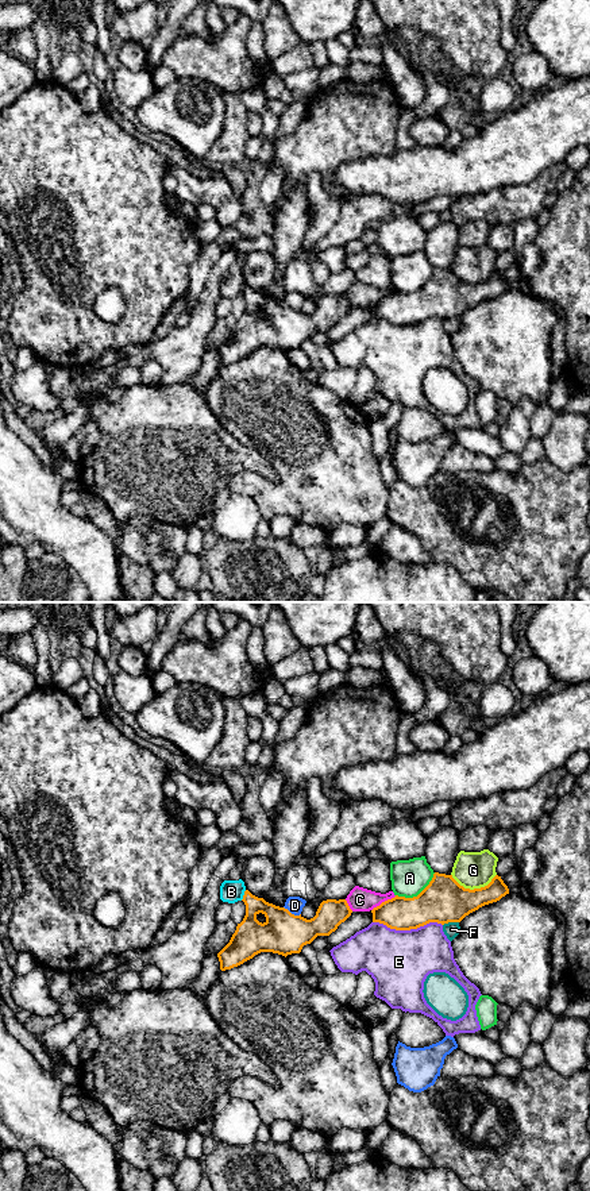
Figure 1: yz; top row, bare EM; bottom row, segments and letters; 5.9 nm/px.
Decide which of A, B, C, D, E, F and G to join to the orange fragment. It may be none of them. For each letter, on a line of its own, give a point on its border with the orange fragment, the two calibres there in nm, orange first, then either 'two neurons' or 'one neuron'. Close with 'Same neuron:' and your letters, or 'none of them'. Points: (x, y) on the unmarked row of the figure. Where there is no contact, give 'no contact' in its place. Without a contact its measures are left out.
A: meets orange in yz at (419, 289); 260 nm thick on the orange side, 220 nm on the other; two neurons
B: meets orange in yz at (243, 290); 200 nm thick on the orange side, 140 nm on the other; two neurons
C: meets orange in yz at (385, 296); 200 nm thick on the orange side, 140 nm on the other; two neurons
D: meets orange in yz at (290, 308); 260 nm thick on the orange side, 100 nm on the other; two neurons
E: meets orange in yz at (408, 324); 240 nm thick on the orange side, 360 nm on the other; two neurons
F: meets orange in yz at (450, 316); 260 nm thick on the orange side, 90 nm on the other; two neurons
G: meets orange in yz at (474, 284); 260 nm thick on the orange side, 220 nm on the other; two neurons
Same neuron: none of them

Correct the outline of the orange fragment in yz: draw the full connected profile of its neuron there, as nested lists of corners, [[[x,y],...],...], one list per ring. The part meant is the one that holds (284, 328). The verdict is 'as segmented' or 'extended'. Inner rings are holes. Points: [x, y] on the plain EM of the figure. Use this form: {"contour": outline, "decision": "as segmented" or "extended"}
{"contour": [[[244,286],[246,311],[230,338],[217,348],[220,365],[231,365],[261,347],[300,348],[317,331],[329,331],[352,308],[346,294],[323,296],[311,315]]], "decision": "as segmented"}

